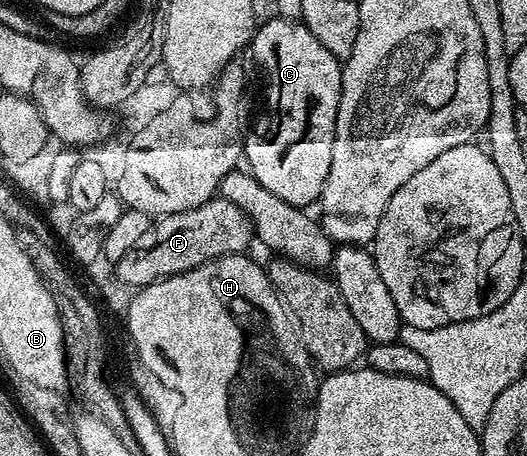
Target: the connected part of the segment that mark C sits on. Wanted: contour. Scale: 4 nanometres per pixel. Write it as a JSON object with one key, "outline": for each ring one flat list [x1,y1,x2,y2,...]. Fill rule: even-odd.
{"outline":[[272,19,267,21,266,24,264,21,254,31,251,41,253,60,261,67,261,72,265,75,265,101,262,102,261,109,258,110,257,117,253,120,253,125,250,128,248,125,247,131,244,133,243,160,247,165,248,171,252,172,254,178,259,182,259,186,267,186,267,190,271,190,271,194,276,194,279,198,283,198,283,202,291,202,291,206,308,209,310,207,309,204,316,205,320,201,321,191,327,182,327,174,331,174,331,150,335,146,335,122,337,121,337,107,341,97,341,70,343,64,342,61,333,57,331,50,326,50,319,43,319,38,315,38,315,34,311,34,311,30,307,30,305,24,296,20]]}

